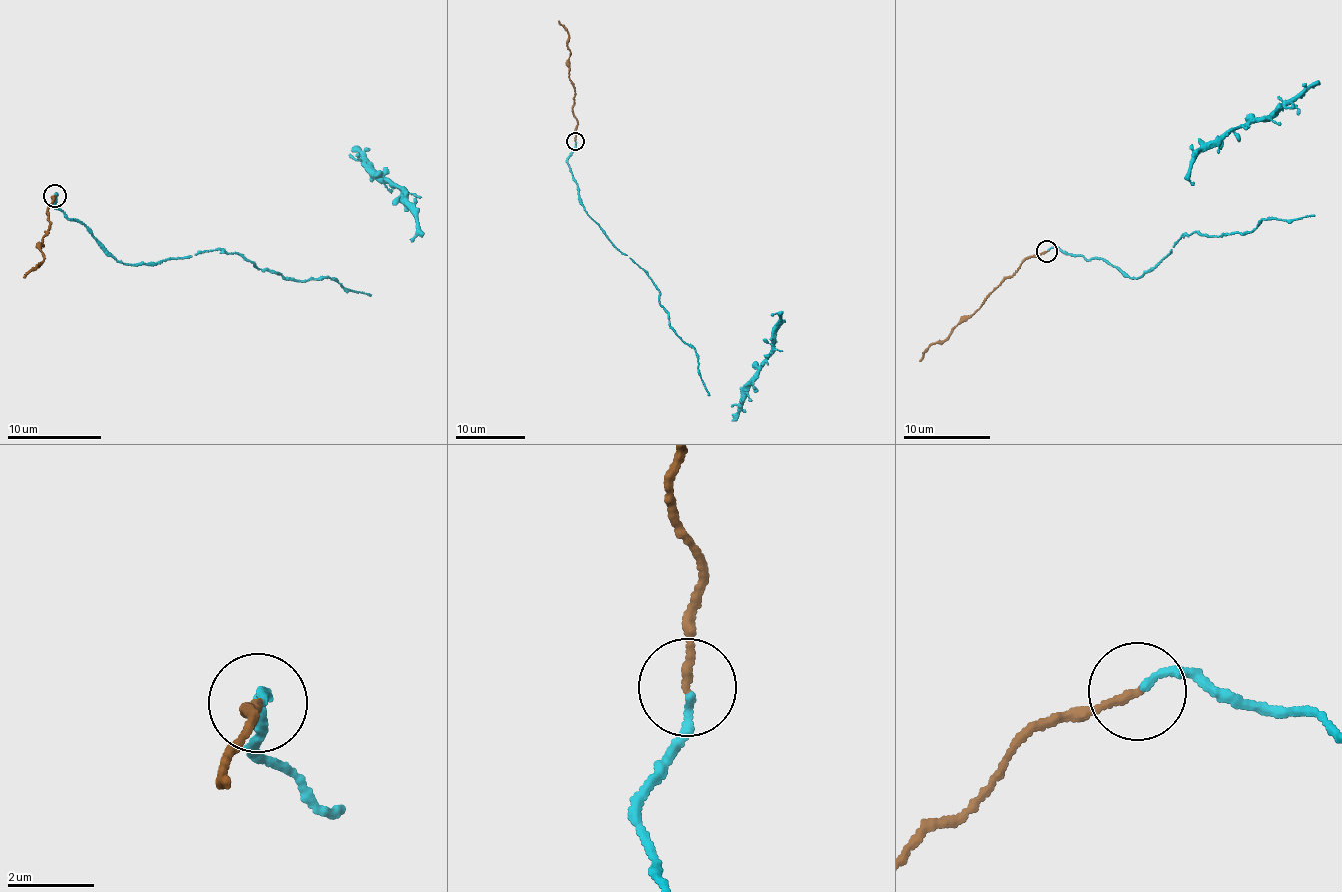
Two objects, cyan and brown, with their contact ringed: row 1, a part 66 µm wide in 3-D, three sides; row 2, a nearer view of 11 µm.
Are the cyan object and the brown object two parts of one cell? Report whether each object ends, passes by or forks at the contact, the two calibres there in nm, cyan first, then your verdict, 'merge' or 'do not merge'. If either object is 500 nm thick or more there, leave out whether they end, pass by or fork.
cyan ends there; brown ends there; 180 nm thick on the cyan side, 190 nm on the other; merge

